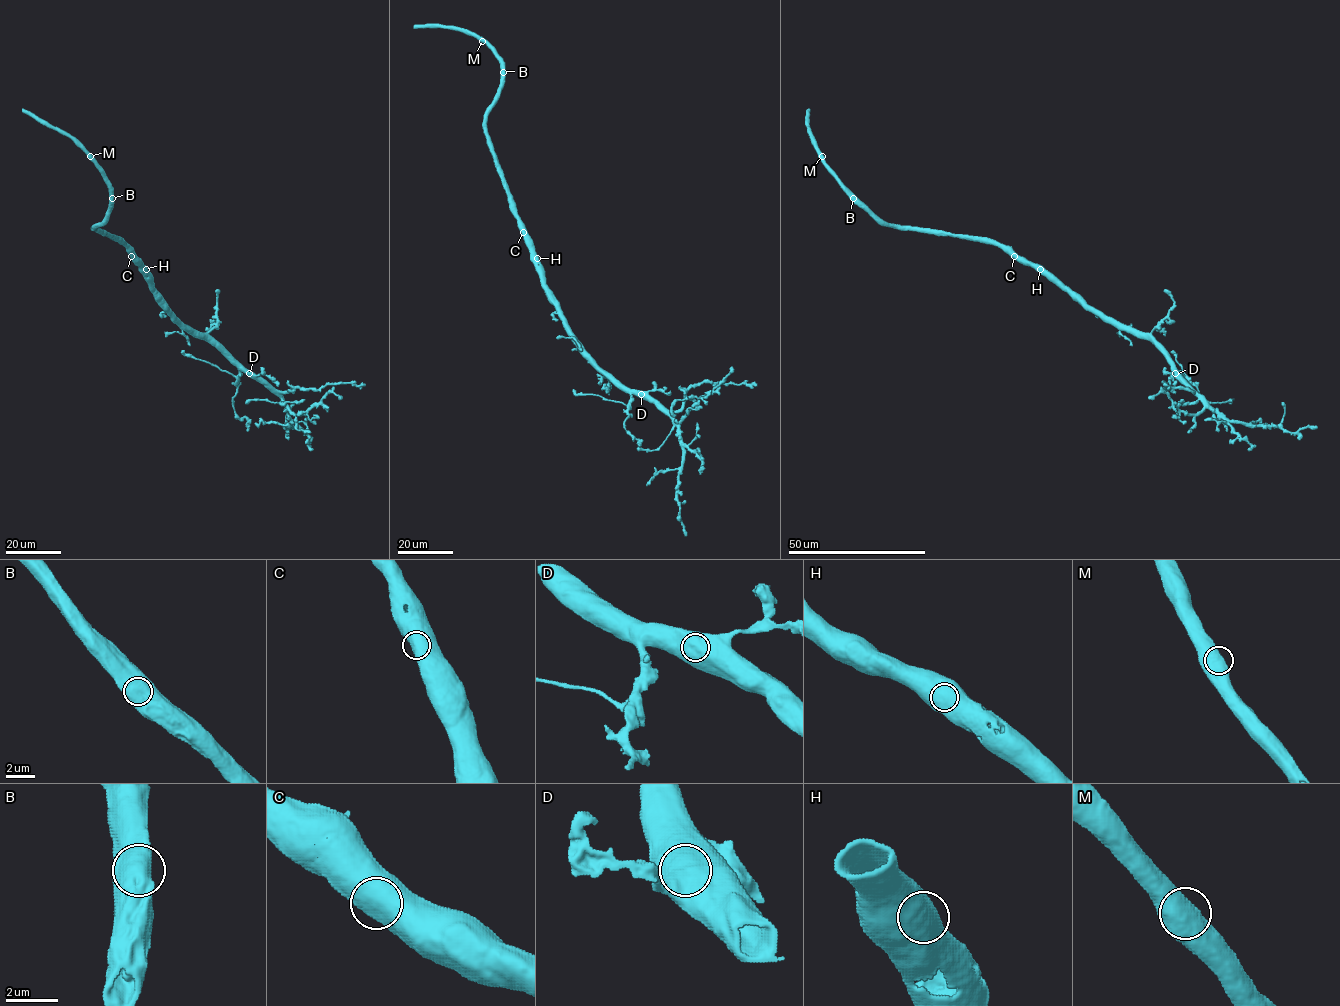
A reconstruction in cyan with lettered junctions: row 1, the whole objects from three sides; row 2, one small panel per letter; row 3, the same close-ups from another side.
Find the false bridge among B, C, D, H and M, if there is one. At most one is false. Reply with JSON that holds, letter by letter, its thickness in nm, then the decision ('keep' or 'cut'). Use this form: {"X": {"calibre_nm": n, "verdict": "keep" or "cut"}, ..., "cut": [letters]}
{"B": {"calibre_nm": 1250, "verdict": "keep"}, "C": {"calibre_nm": 1100, "verdict": "keep"}, "D": {"calibre_nm": 1400, "verdict": "keep"}, "H": {"calibre_nm": 1000, "verdict": "keep"}, "M": {"calibre_nm": 1250, "verdict": "keep"}, "cut": []}

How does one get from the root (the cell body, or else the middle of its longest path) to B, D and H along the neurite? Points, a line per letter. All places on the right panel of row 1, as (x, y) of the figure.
B: (1075, 297), (998, 246), (959, 235), (894, 228), (873, 217), (853, 198)
D: (1075, 297), (1144, 333), (1175, 373)
H: (1075, 297), (1040, 269)

